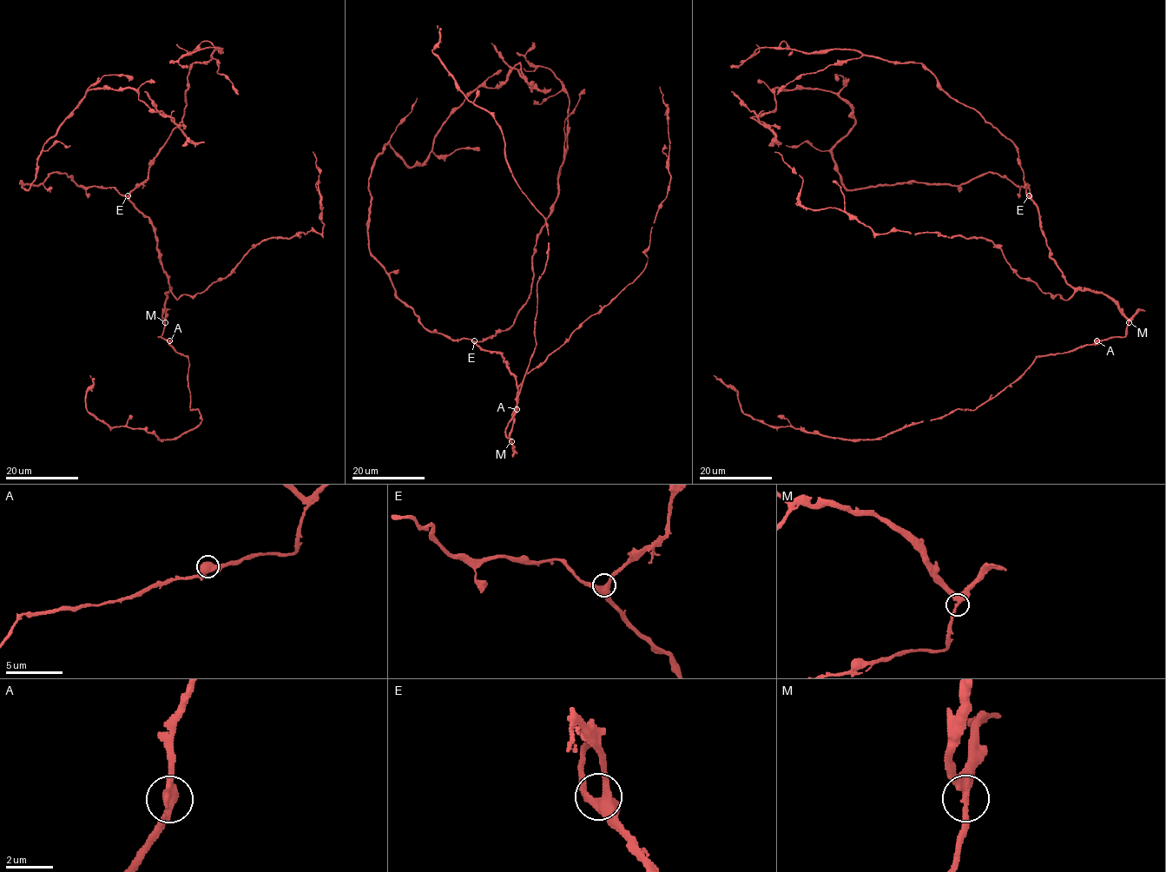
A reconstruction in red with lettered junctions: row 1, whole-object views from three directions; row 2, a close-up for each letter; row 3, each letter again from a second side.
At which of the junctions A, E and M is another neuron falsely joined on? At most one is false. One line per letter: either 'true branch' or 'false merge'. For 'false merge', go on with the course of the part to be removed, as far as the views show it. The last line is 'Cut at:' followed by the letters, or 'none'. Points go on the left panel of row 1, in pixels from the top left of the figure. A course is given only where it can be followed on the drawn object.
A: true branch
E: true branch
M: true branch
Cut at: none

